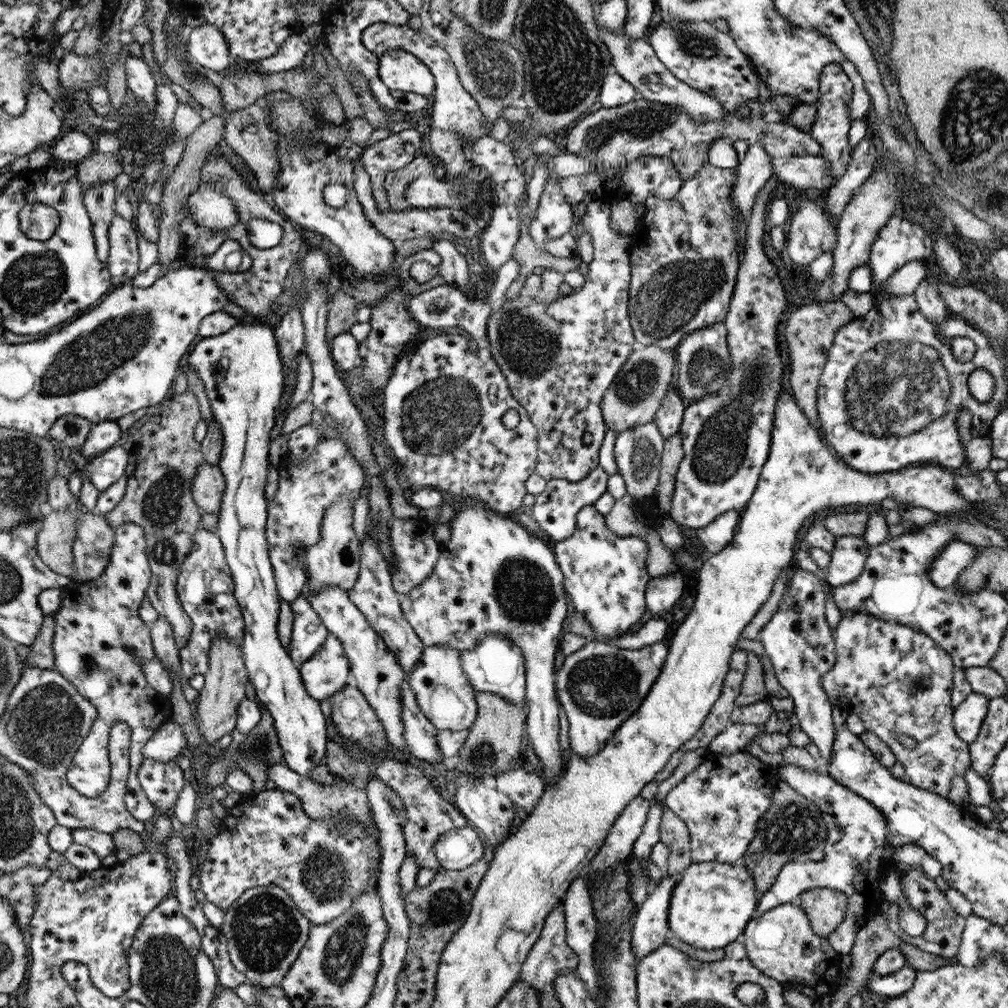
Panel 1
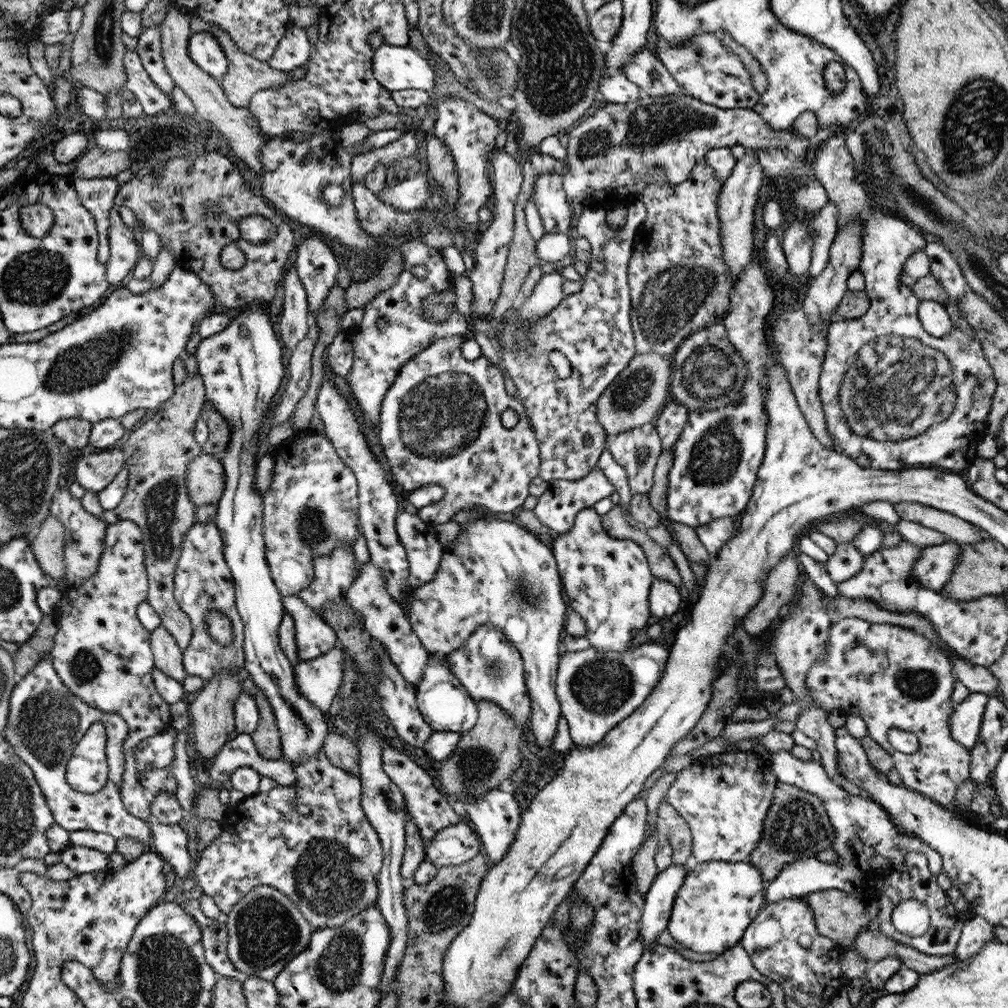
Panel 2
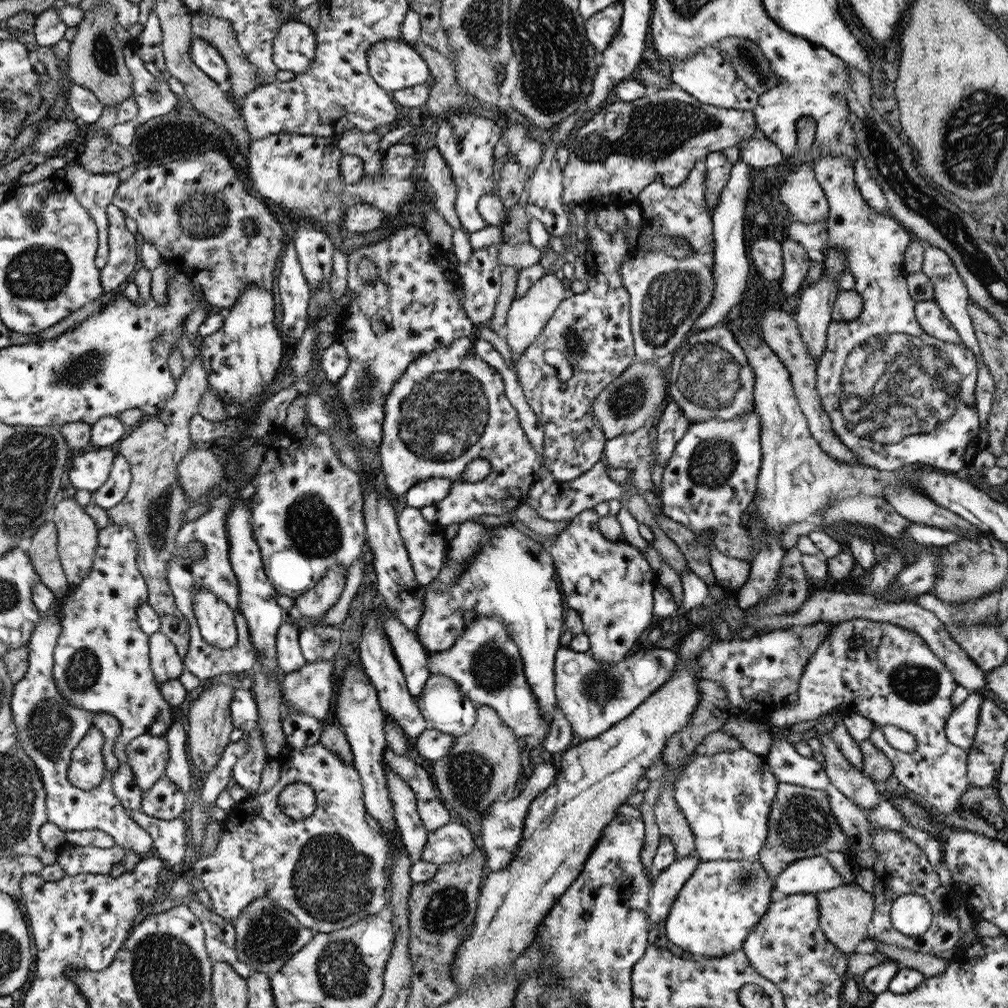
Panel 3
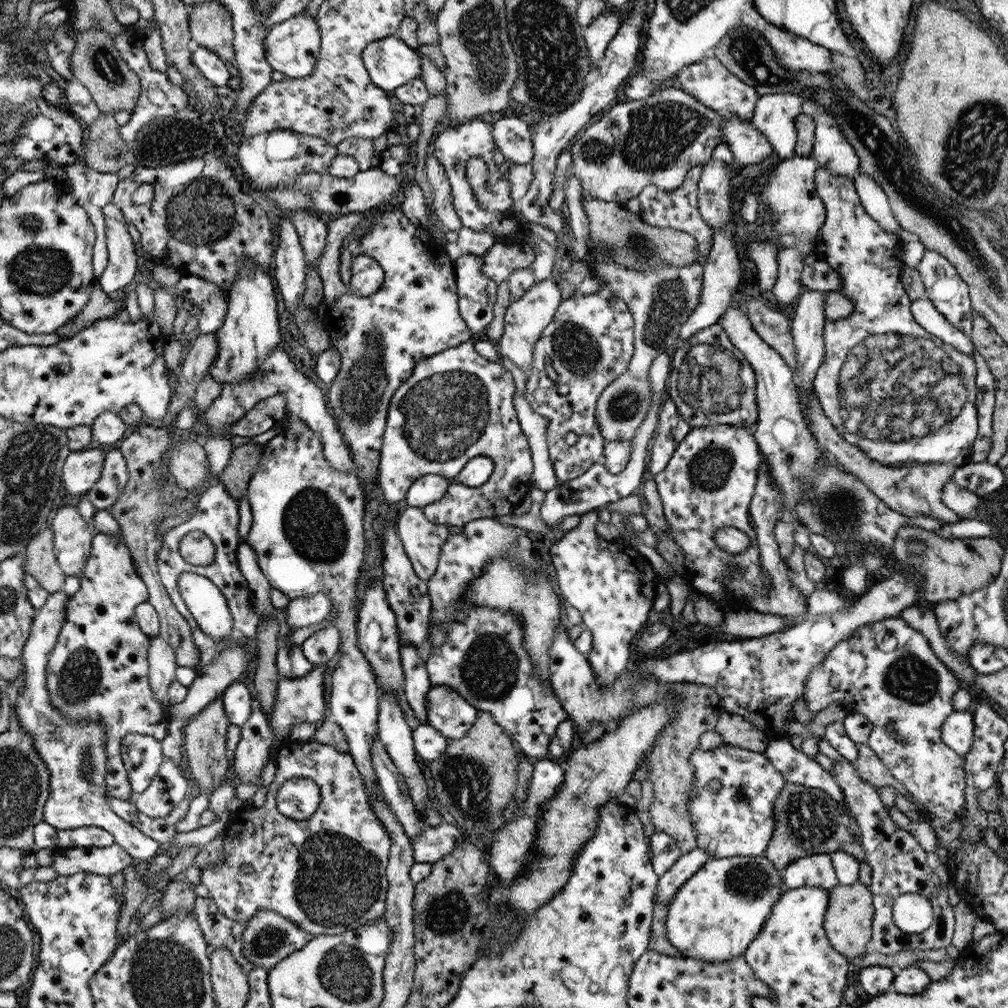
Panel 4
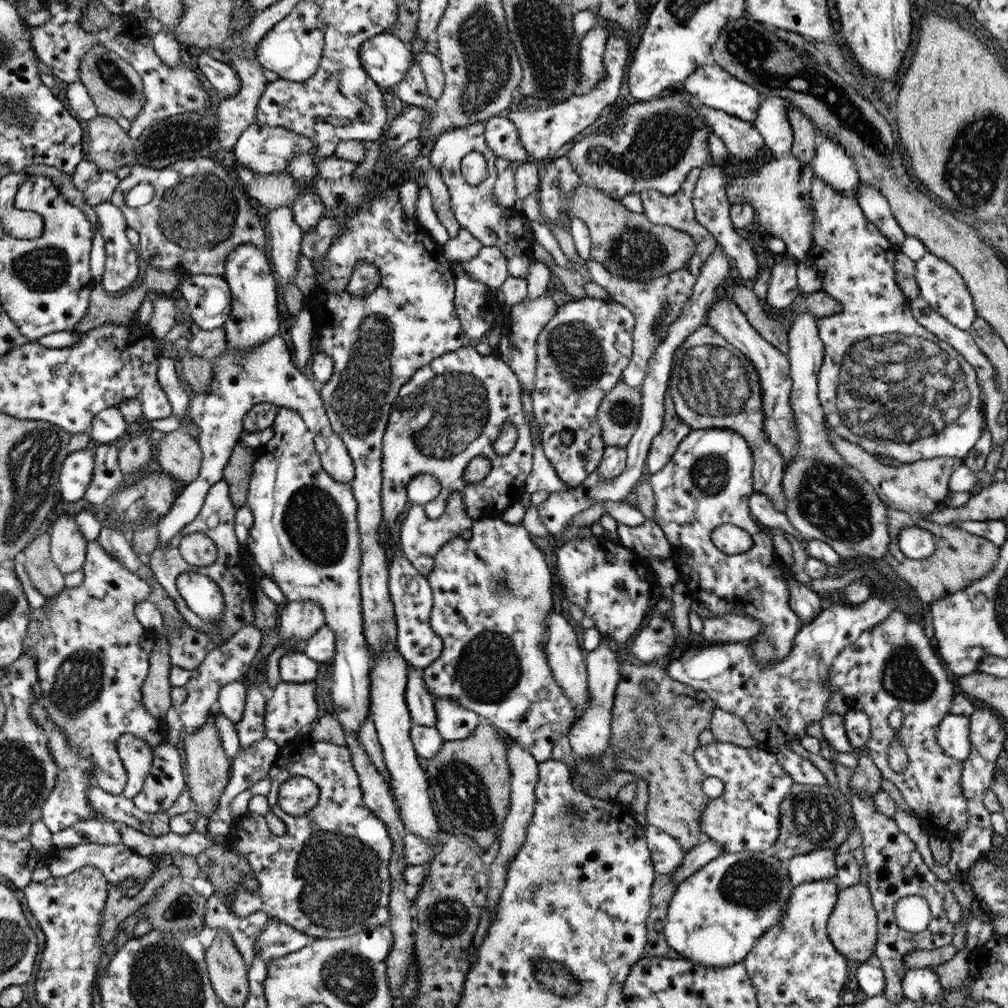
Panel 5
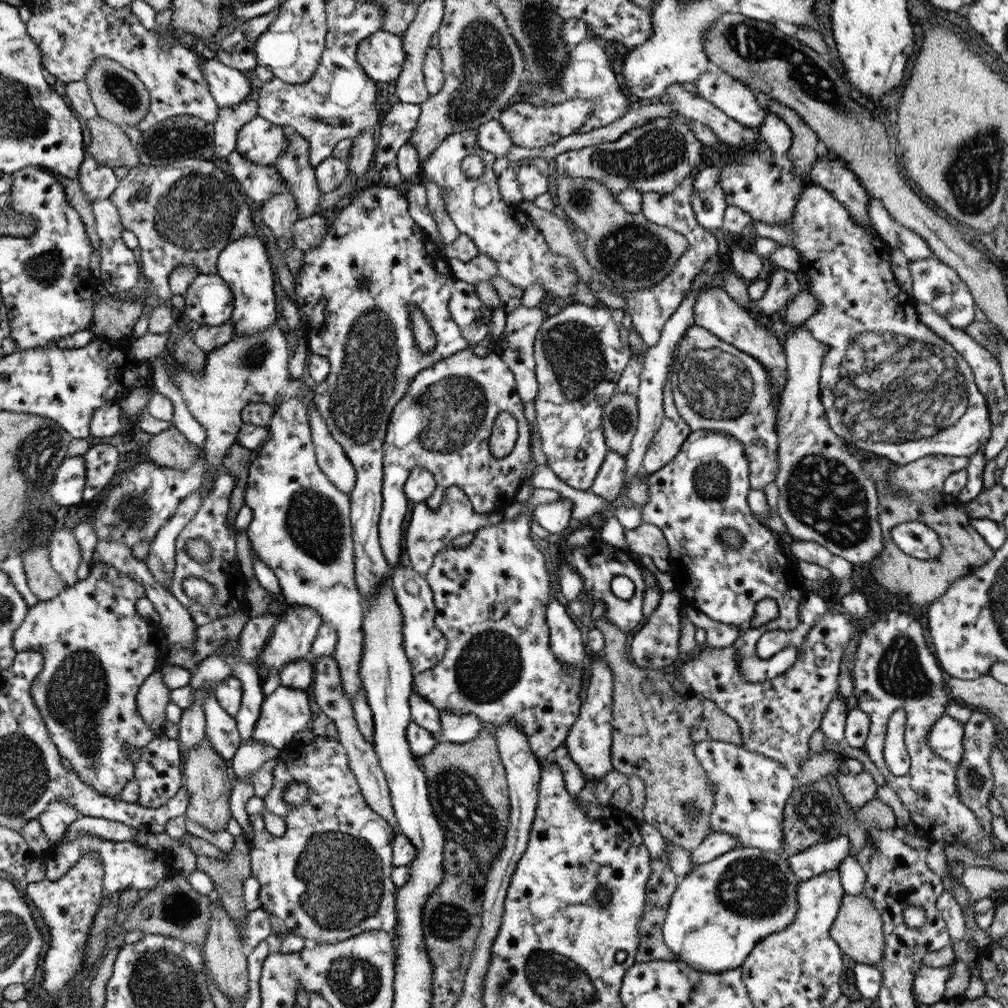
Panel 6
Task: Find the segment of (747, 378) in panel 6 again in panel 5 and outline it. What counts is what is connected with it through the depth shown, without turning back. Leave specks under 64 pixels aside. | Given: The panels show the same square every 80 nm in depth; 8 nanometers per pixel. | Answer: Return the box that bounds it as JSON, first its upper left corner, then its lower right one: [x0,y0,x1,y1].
[668,325,786,513]

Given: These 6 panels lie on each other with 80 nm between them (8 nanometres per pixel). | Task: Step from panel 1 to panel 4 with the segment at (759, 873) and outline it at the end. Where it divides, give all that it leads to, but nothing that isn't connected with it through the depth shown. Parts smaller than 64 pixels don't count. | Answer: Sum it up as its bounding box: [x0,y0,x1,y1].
[763,783,866,871]

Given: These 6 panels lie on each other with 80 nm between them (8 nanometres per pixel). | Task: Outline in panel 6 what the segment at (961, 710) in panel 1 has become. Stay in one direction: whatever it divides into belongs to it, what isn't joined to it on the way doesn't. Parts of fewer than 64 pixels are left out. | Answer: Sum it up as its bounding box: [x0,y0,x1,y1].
[926,715,964,766]

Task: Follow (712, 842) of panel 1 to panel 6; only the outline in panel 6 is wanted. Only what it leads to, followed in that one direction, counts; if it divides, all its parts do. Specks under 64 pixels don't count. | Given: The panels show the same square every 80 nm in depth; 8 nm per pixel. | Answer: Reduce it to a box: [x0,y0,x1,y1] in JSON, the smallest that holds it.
[695,739,795,854]

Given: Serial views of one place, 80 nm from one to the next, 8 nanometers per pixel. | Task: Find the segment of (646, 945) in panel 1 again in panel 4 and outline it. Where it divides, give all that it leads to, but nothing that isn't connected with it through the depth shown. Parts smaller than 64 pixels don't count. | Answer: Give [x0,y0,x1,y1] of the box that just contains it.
[655,848,712,904]

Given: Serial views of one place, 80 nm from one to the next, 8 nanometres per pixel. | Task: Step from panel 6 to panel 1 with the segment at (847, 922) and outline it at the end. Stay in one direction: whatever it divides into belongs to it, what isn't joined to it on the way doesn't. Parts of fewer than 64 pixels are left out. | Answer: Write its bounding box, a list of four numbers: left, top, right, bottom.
[795,888,847,936]

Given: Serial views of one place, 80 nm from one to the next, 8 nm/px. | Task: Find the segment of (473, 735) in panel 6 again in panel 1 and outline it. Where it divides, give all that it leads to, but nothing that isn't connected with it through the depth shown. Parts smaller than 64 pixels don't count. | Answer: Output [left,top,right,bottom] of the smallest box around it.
[406,645,478,732]

